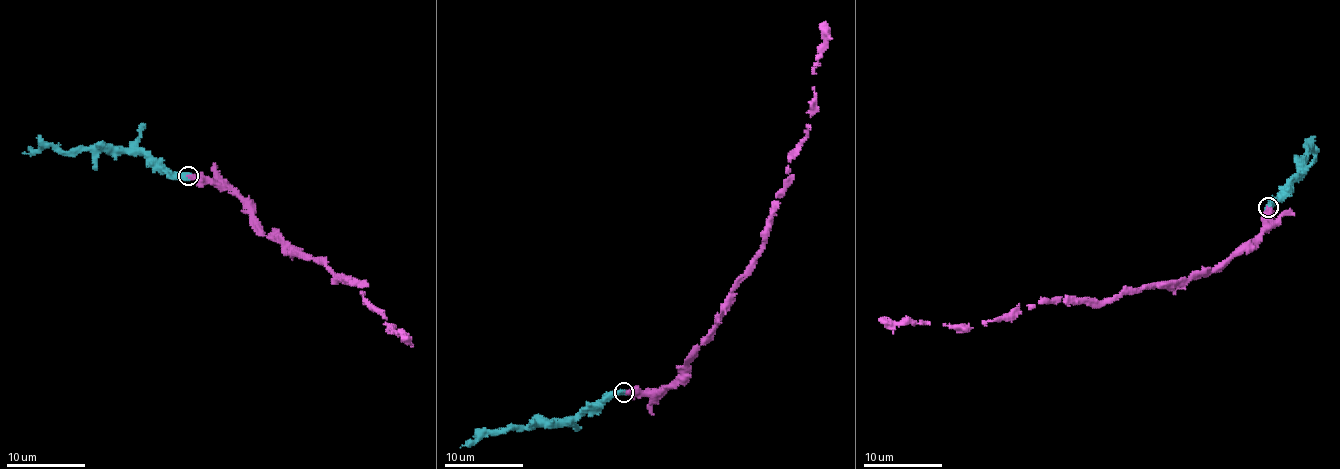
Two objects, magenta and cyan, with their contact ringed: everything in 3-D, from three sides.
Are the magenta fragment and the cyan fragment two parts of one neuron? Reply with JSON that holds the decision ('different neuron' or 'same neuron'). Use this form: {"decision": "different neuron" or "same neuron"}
{"decision": "same neuron"}

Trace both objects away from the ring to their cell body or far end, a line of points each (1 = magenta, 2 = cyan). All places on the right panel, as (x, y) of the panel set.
1: (1269, 207), (1265, 227), (1211, 273), (1112, 298), (1017, 306), (973, 328), (879, 319)
2: (1269, 207), (1268, 203), (1279, 200), (1296, 179), (1307, 145), (1318, 150)

